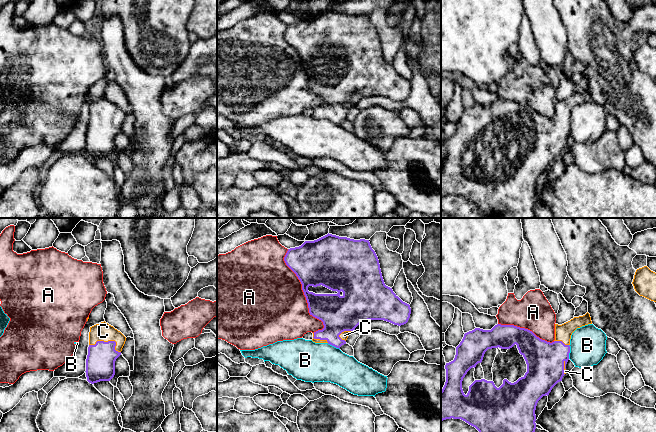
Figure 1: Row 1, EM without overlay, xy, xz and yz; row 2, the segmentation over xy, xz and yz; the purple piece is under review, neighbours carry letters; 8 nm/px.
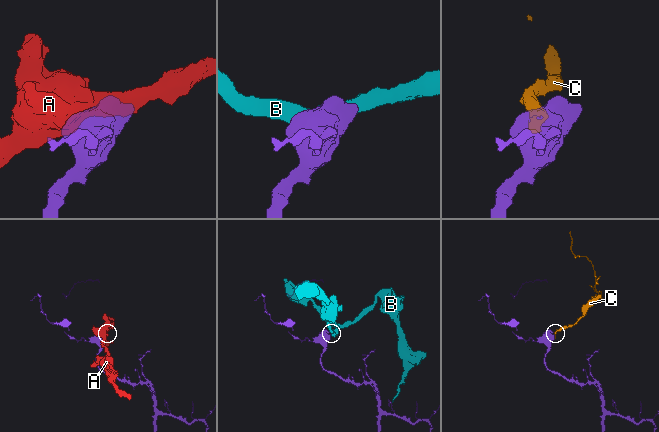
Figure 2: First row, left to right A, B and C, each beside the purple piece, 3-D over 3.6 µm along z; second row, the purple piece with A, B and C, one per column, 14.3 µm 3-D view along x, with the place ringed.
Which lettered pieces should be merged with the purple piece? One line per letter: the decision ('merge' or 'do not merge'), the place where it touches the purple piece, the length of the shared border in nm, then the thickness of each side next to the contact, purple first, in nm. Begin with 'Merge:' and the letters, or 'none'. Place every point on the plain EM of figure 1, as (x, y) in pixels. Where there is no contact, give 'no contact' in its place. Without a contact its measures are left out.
Merge: C
A: do not merge; contact xz (303, 67); length 700 nm; calibres 360 and 500 nm
B: do not merge; contact yz (569, 128); length 110 nm; calibres 300 and 280 nm
C: merge; contact xy (108, 117); length 260 nm; calibres 240 and 150 nm

